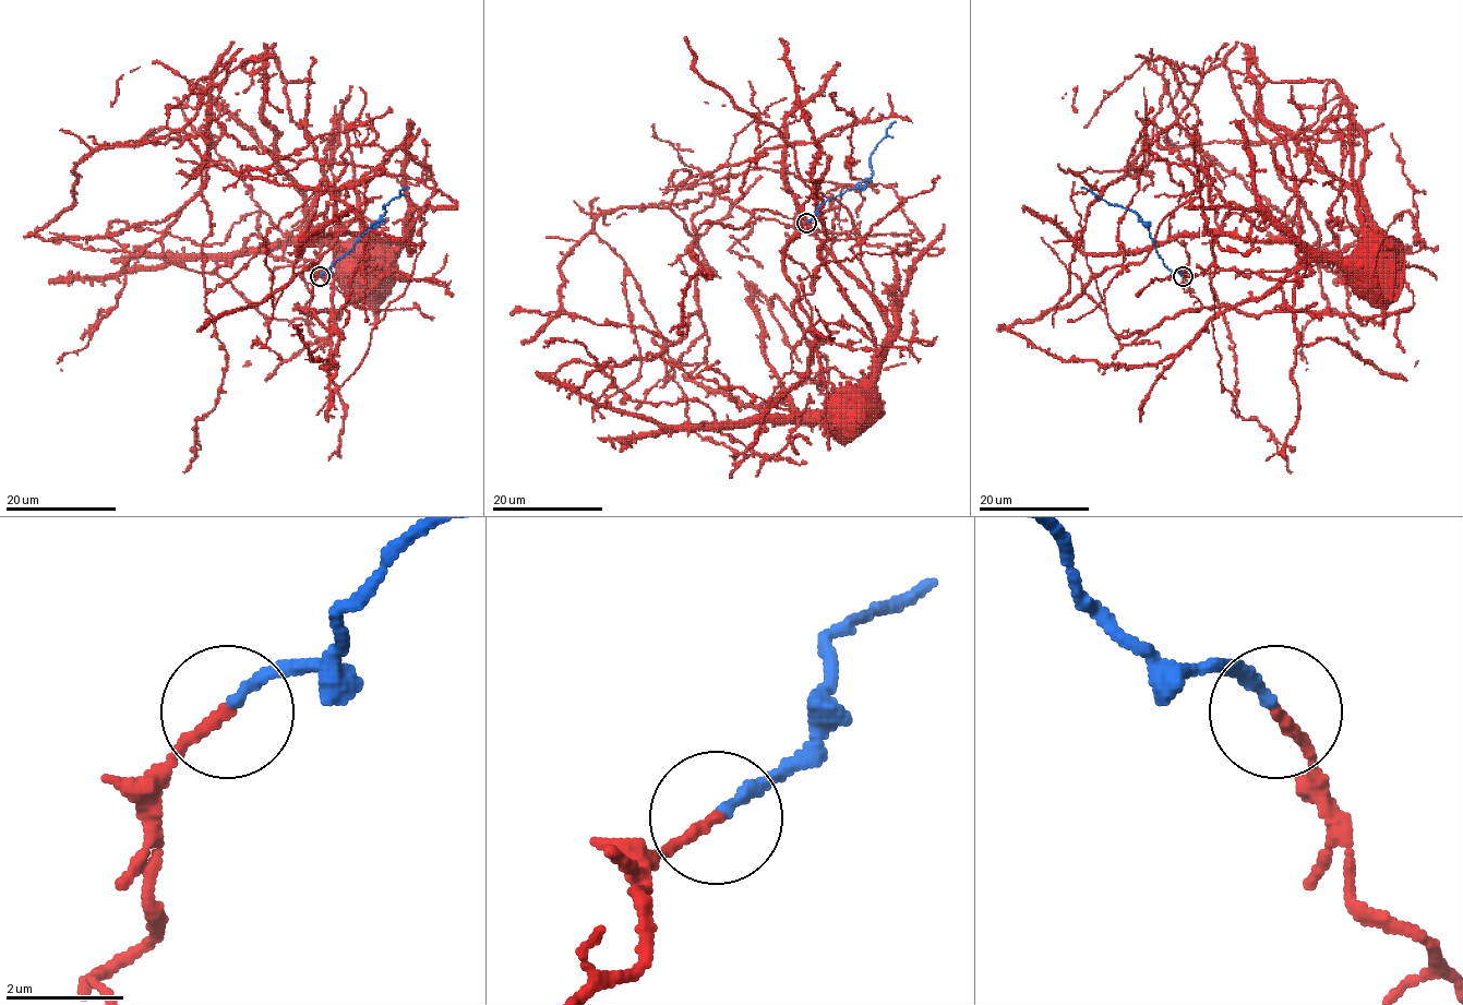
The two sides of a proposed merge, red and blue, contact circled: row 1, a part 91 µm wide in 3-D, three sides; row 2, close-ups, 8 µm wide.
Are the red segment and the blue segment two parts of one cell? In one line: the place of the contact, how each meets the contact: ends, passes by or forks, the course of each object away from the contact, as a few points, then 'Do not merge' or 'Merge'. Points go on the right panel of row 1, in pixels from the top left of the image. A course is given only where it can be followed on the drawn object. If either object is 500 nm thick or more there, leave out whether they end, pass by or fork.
Place: (1183, 276). At the ring red ends. At the ring blue ends. Course of red: (1183, 276), (1203, 307), (1293, 313), (1297, 190), (1256, 115), (1250, 57), (1259, 112), (1374, 230), (1351, 272). Course of blue: (1183, 276), (1164, 264), (1149, 230), (1135, 213), (1081, 189). Do not merge

